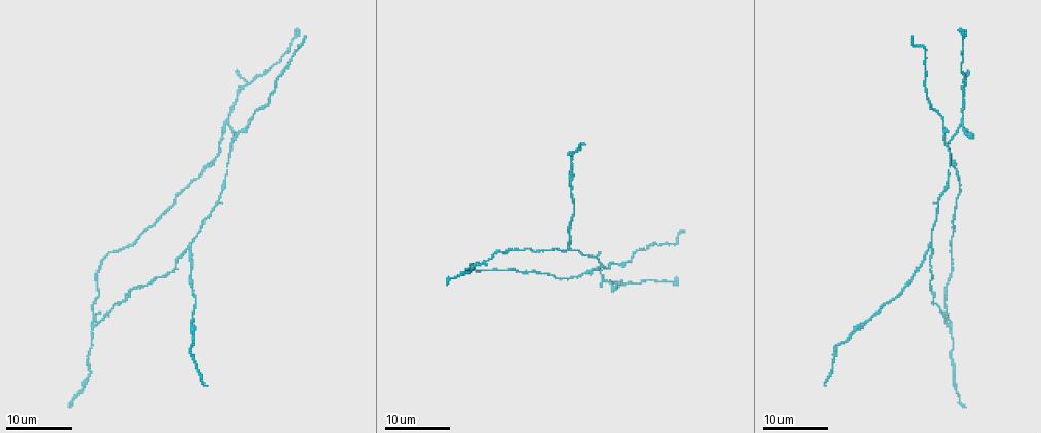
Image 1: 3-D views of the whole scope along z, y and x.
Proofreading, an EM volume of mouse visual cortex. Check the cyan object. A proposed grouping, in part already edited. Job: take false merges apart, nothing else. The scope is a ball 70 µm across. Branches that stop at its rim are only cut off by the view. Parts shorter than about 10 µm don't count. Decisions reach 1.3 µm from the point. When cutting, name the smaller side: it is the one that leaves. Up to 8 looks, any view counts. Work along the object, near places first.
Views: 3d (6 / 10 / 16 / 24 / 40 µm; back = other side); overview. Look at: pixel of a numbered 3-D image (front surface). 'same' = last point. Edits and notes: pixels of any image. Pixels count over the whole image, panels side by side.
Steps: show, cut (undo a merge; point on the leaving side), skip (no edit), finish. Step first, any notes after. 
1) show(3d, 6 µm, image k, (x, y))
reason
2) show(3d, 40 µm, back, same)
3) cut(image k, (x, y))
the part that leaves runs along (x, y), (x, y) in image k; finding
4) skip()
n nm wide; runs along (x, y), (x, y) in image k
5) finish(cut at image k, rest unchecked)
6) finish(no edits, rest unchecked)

show(3d, 24 µm, image 1, (247, 85))
thin arm on a thick one

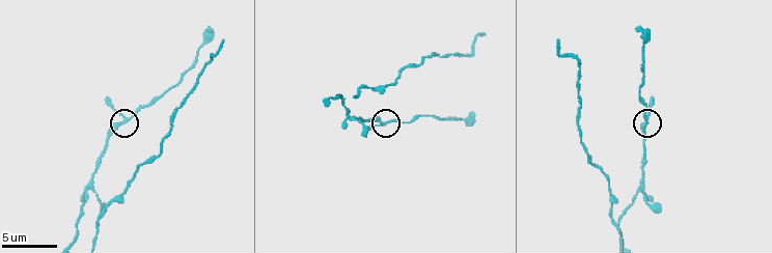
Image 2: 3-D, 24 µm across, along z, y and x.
show(3d, 6 µm, image 2, (126, 119))

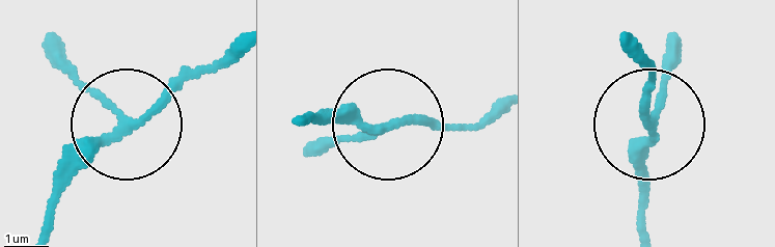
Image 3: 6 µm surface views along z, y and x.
skip()
170 nm wide; runs along (297, 113), (486, 125) in image 3; one neuron here

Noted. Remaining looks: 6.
show(3d, 24 µm, image 1, (931, 244))
three arms meet

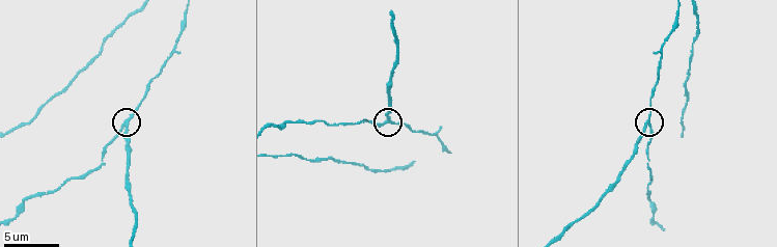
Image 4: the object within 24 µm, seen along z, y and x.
show(3d, 6 µm, image 4, (647, 126))

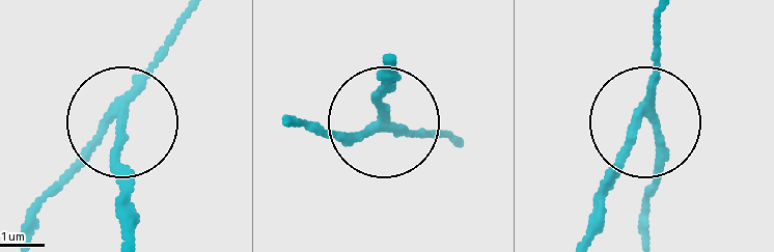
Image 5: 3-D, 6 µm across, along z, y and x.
cut(image 5, (128, 171))
180 nm wide; the part that leaves runs along (125, 110), (125, 229) in image 5; a second neuron is stuck on

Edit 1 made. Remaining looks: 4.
show(overview)

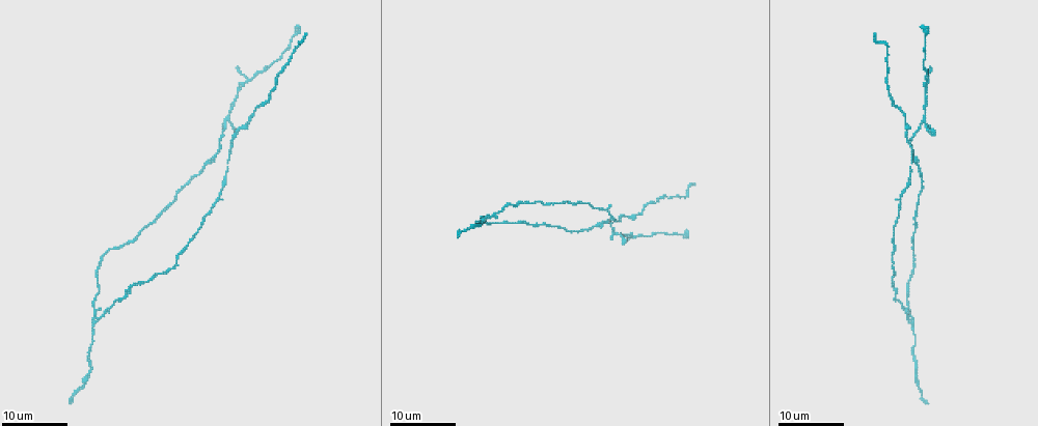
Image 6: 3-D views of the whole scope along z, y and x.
show(3d, 24 µm, image 6, (97, 320))
a fork

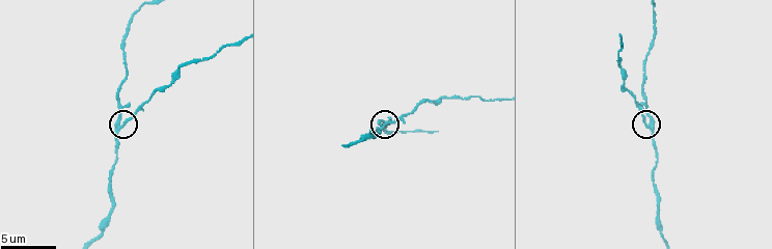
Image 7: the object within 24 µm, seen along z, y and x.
show(3d, 6 µm, image 7, (387, 121))
closer look

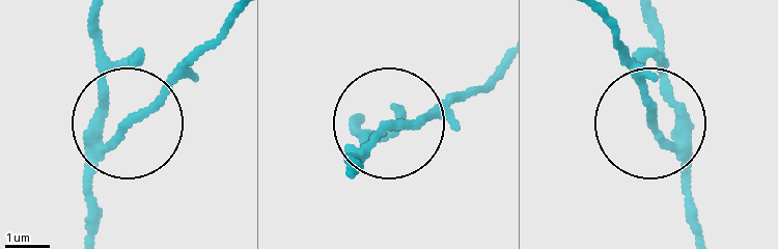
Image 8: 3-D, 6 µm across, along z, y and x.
skip()
3 arms; runs along (654, 117), (669, 95), (658, 9) in image 8; one neuron here

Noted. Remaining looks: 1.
finish(cut at image 5, rest unchecked)

